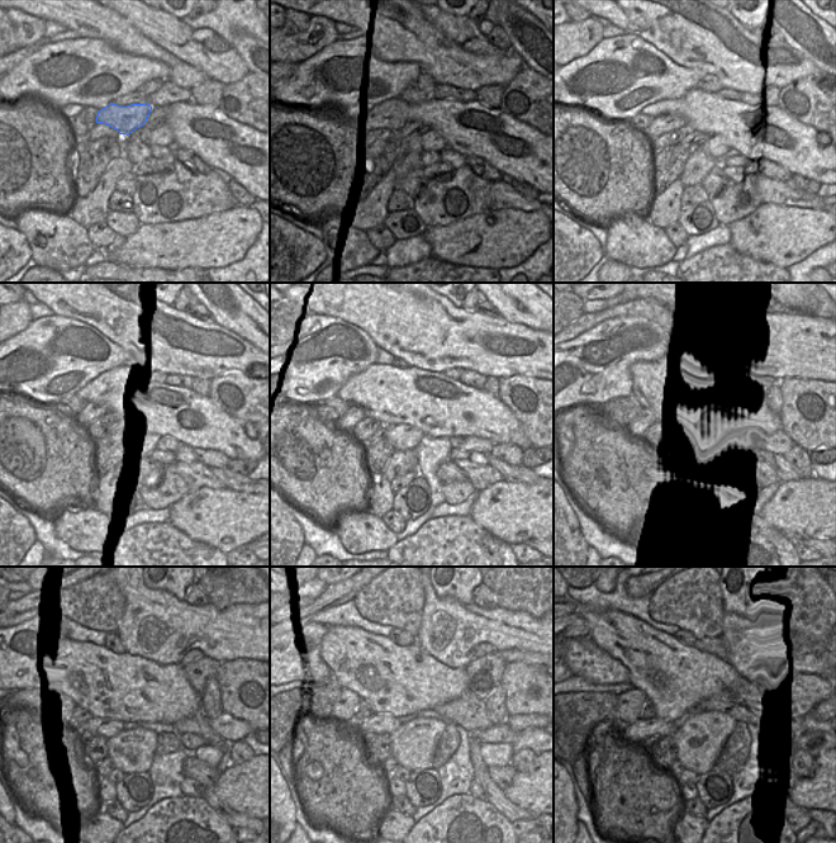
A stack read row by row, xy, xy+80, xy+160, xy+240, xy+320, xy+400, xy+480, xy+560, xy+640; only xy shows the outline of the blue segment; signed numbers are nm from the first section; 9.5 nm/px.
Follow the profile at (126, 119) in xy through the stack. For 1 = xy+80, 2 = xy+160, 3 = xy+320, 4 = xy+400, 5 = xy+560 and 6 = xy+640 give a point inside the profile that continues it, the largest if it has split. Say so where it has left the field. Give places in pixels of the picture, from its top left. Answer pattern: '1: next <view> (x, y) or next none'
1: next xy+80 (393, 114)
2: next xy+160 (664, 123)
3: next xy+320 (350, 418)
4: next xy+400 (637, 417)
5: next xy+560 (343, 710)
6: next xy+640 (630, 702)

